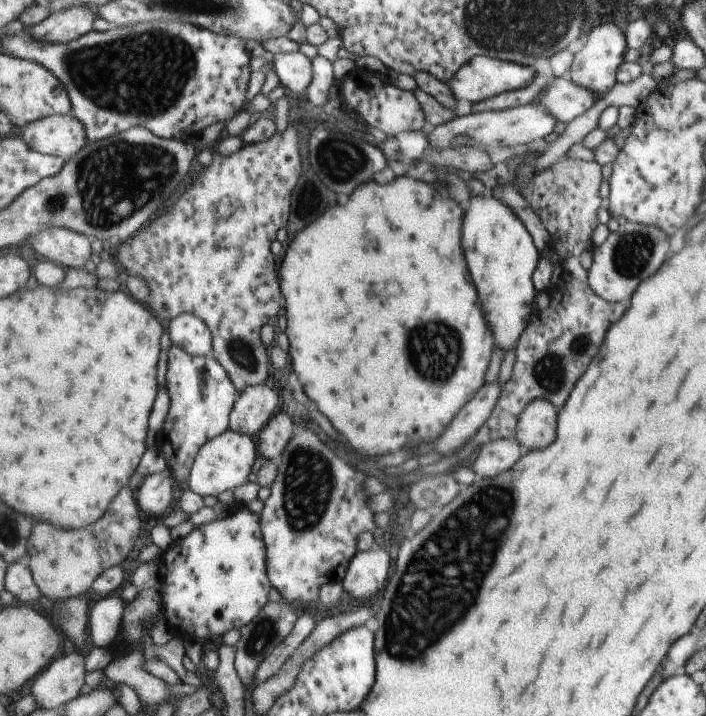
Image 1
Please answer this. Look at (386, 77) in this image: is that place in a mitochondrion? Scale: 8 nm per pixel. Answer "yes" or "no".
no

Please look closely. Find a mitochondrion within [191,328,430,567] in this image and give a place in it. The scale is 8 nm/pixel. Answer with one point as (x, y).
(308, 483)

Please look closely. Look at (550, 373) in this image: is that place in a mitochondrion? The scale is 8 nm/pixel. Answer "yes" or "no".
yes

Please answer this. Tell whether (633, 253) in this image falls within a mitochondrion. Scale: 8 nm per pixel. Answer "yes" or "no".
yes

